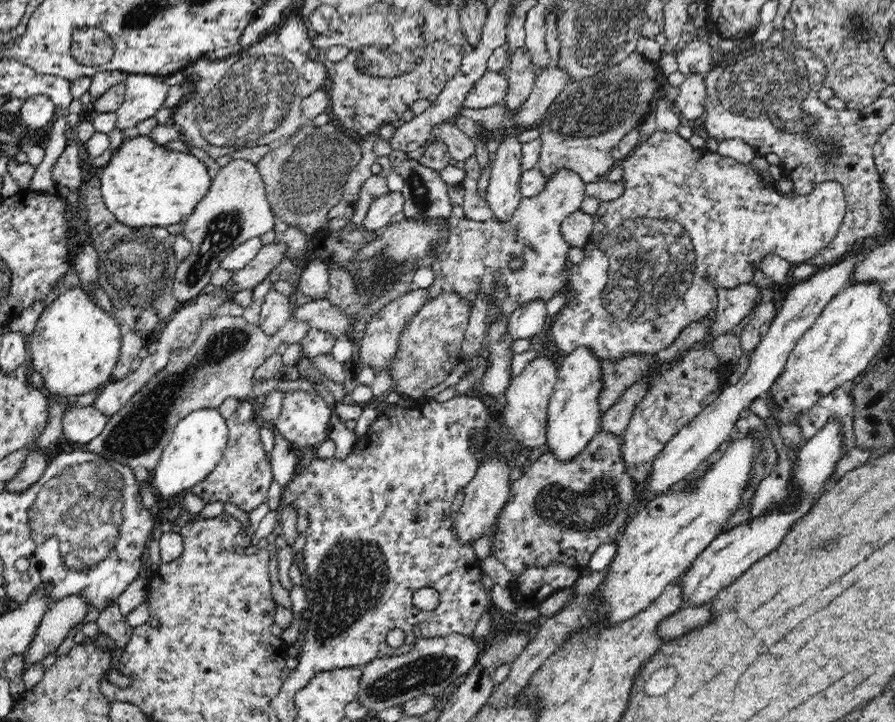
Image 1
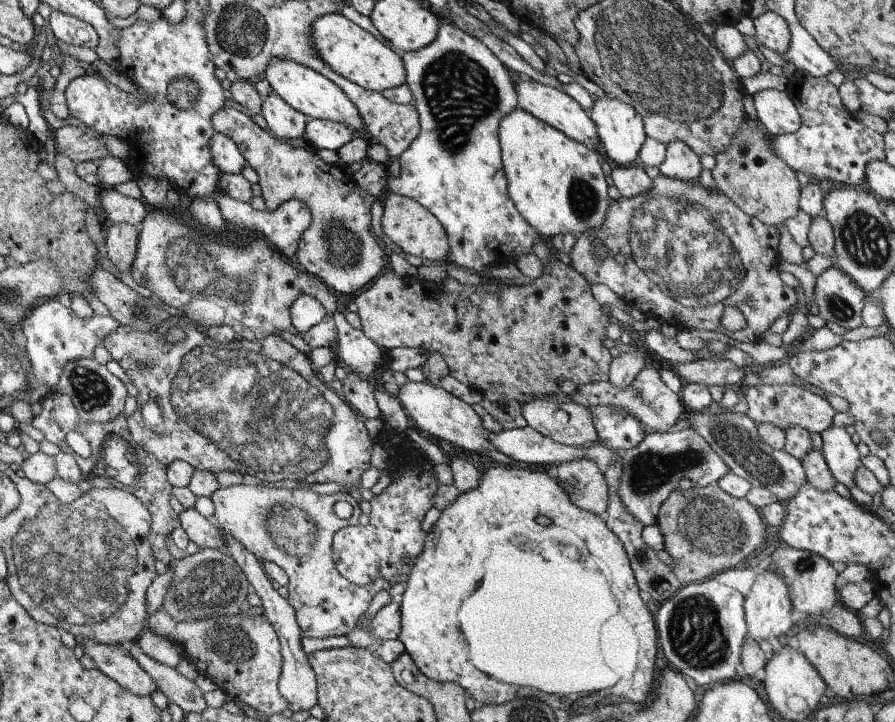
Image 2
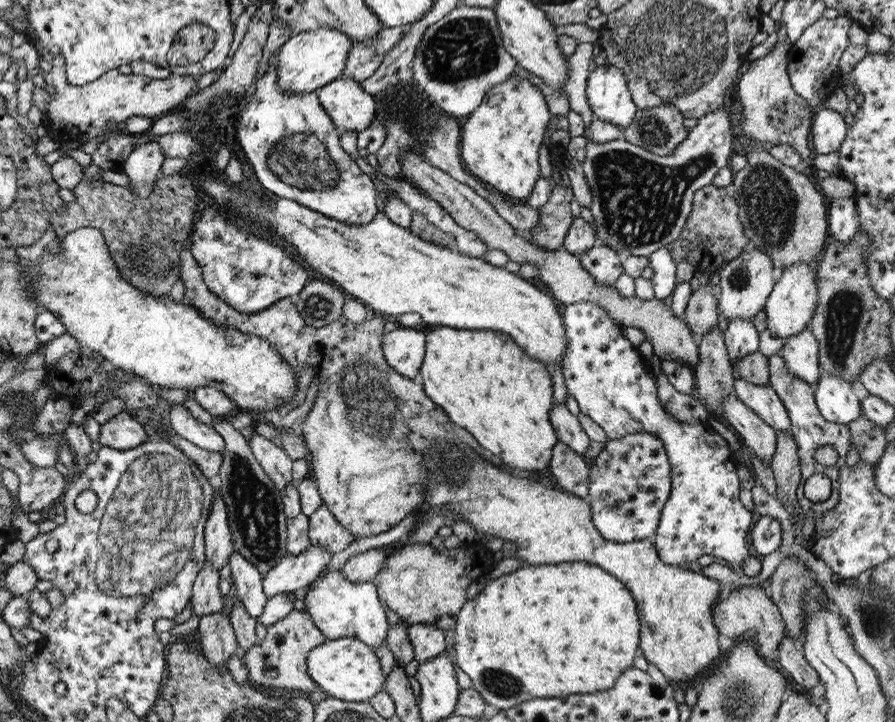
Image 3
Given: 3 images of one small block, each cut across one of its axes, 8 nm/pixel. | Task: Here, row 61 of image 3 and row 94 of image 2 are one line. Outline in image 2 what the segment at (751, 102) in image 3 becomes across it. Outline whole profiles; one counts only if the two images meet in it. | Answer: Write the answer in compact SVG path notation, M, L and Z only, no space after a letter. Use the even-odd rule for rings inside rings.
M767 89L751 96L757 122L769 138L793 133L800 125L800 116L784 91Z

